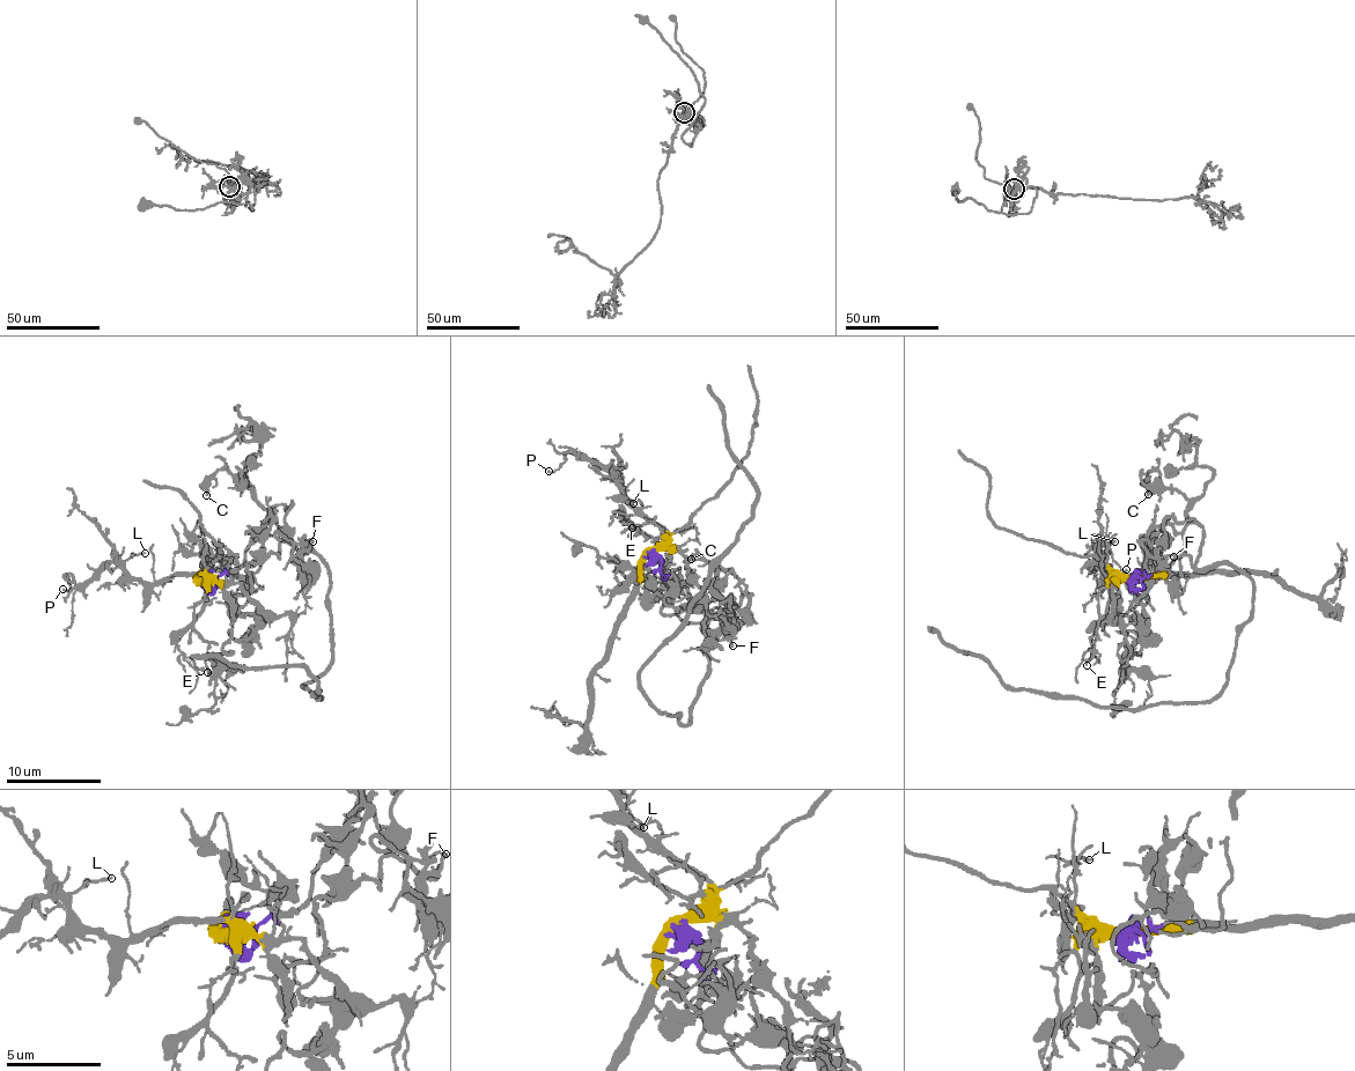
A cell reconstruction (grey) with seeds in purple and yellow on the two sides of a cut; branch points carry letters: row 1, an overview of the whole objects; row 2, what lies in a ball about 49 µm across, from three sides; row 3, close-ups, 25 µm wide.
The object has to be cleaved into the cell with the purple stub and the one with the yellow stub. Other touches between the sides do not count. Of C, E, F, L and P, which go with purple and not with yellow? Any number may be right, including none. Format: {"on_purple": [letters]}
{"on_purple": ["C", "F"]}

